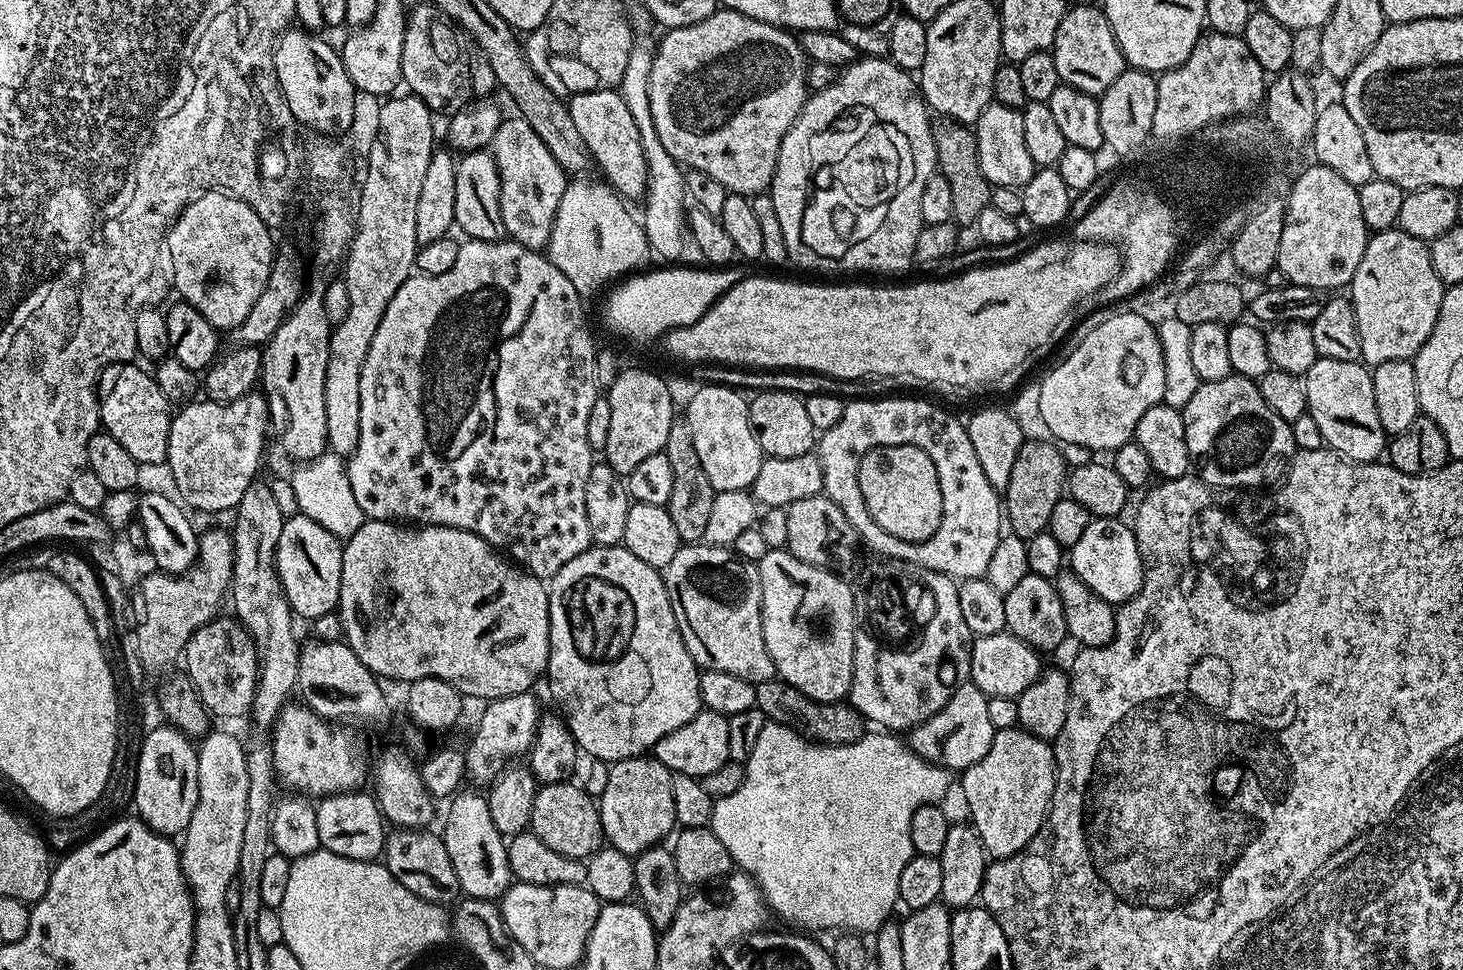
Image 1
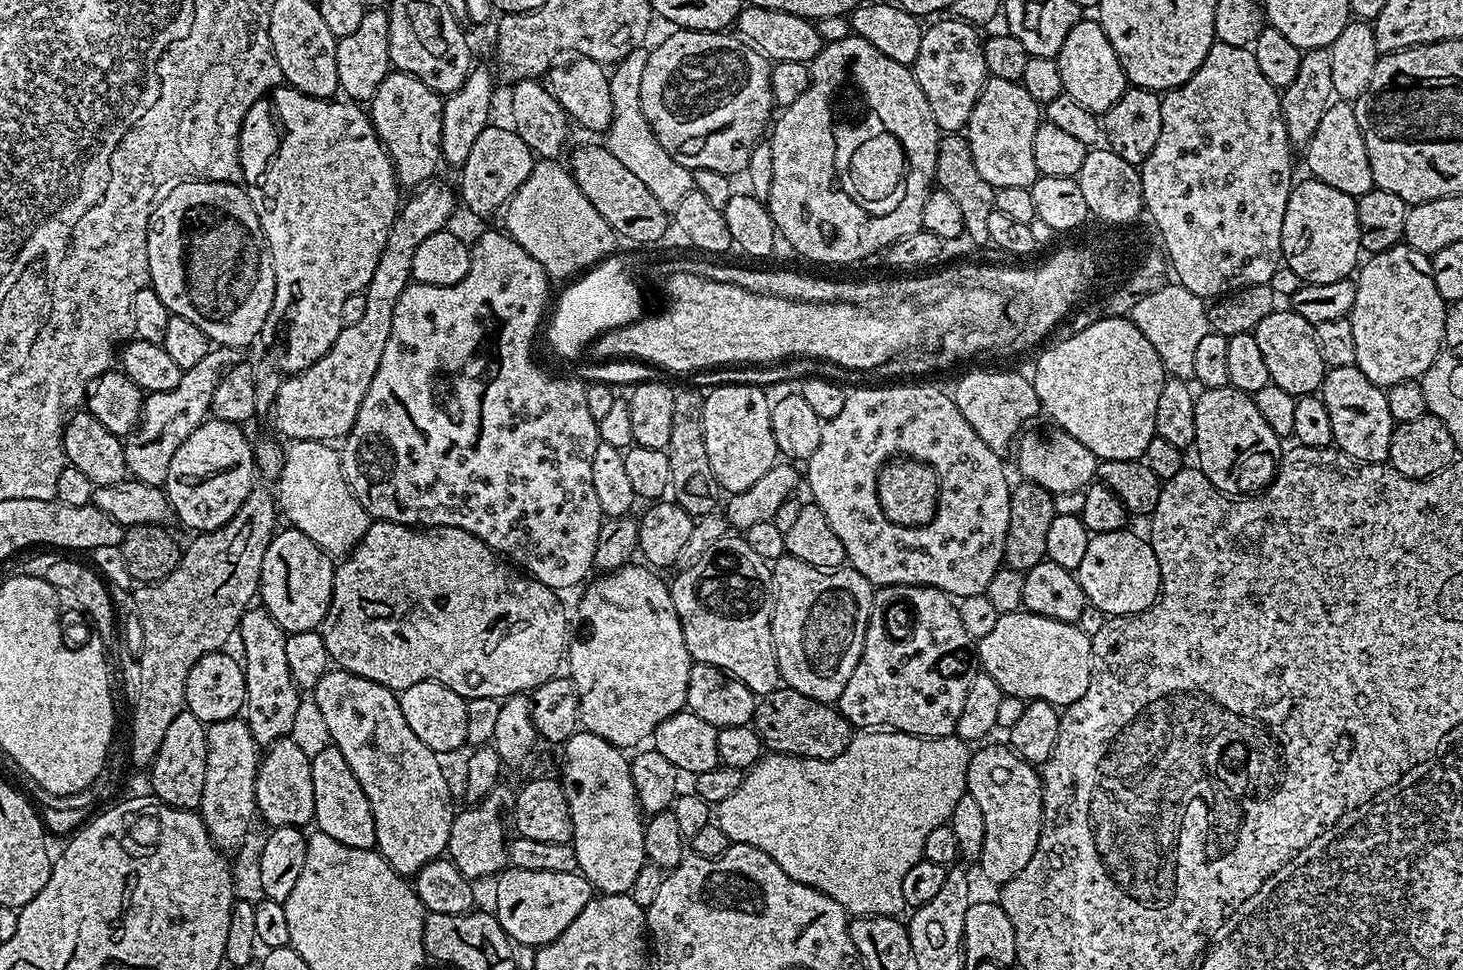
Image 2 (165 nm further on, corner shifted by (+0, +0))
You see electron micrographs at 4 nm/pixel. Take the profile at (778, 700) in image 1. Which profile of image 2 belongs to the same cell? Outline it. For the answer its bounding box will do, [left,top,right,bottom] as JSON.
[754,686,854,760]

